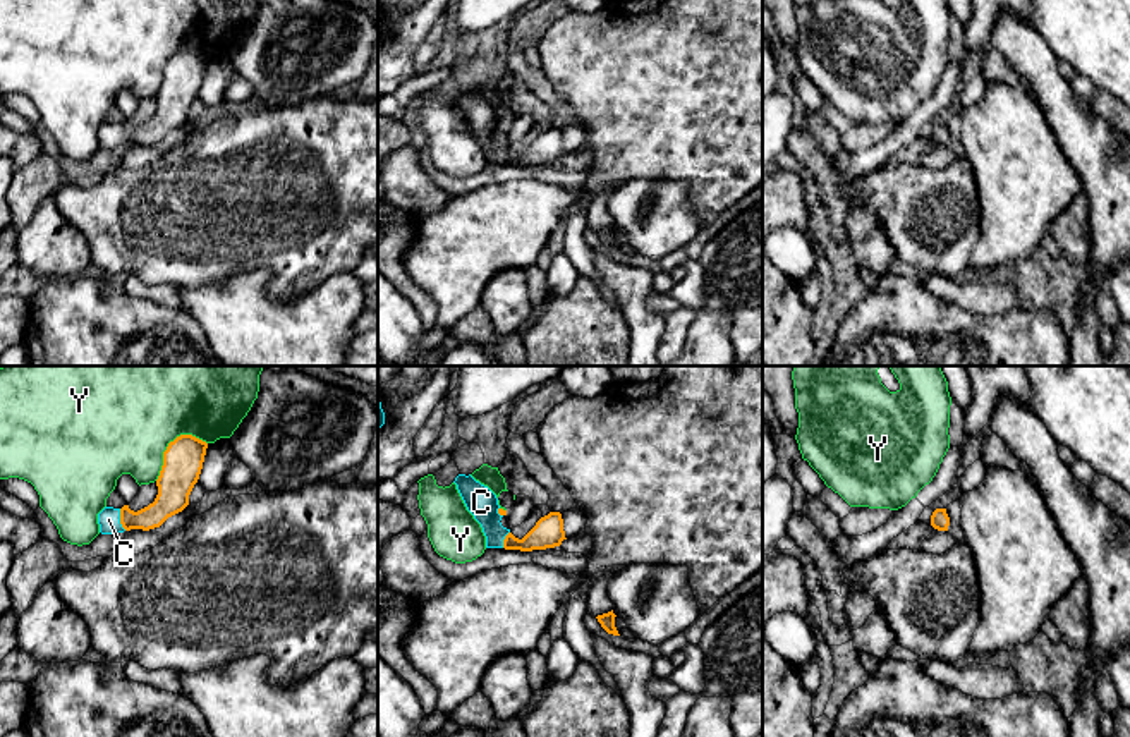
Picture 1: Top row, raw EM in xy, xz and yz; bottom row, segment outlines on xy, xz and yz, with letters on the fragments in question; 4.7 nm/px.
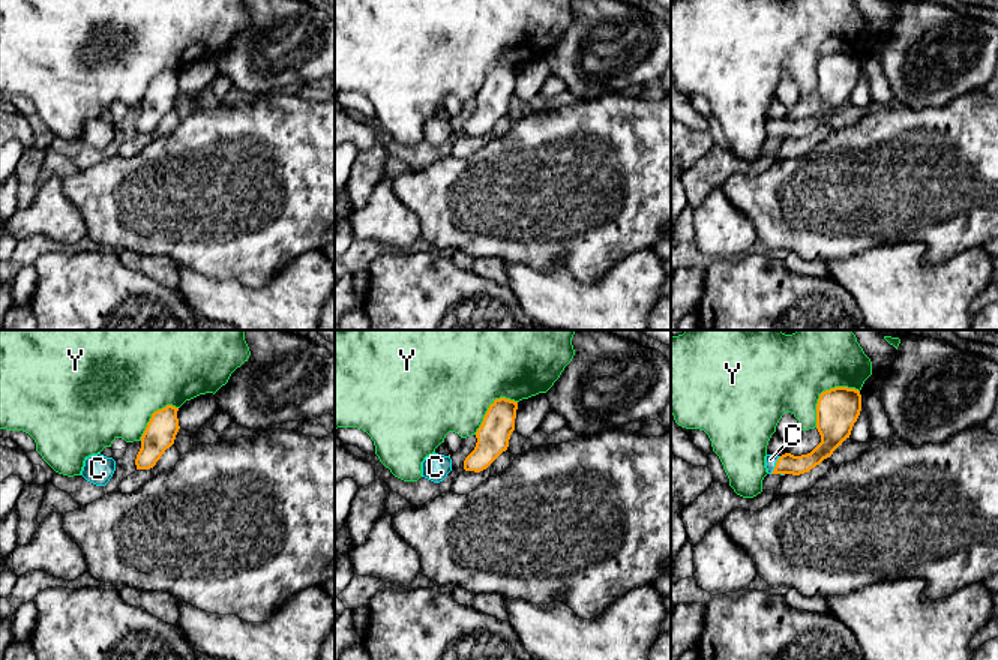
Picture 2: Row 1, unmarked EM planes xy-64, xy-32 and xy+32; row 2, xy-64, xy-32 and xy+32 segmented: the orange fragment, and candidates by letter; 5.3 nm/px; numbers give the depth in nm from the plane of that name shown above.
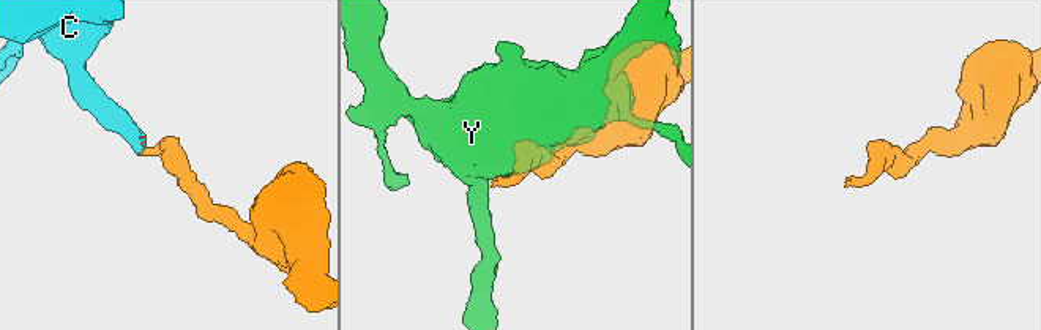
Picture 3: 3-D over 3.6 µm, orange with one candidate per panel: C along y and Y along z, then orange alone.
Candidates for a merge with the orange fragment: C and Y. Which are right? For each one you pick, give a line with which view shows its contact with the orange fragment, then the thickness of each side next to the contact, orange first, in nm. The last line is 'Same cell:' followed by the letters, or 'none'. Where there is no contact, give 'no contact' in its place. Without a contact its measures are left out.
C: xy | 140/110 nm
Same cell: C

